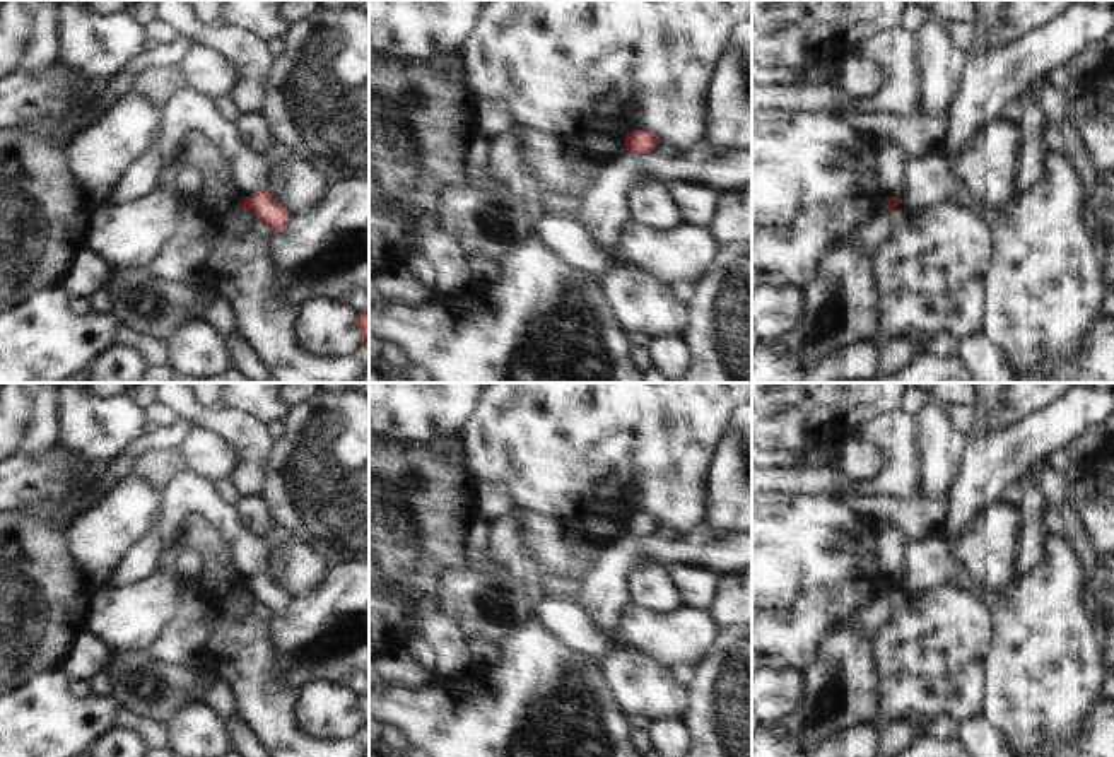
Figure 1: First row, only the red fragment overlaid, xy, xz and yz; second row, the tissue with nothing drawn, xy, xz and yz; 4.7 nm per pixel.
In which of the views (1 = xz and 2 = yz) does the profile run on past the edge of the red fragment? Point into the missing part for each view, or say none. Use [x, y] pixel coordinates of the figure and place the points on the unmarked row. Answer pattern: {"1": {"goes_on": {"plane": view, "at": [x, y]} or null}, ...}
{"1": {"goes_on": null}, "2": {"goes_on": {"plane": "yz", "at": [892, 544]}}}

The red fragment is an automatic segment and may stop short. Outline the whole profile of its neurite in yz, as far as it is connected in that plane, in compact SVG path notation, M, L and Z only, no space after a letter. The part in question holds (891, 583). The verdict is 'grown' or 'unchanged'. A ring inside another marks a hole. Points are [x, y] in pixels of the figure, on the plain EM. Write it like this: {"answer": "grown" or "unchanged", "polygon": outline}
{"answer": "grown", "polygon": "M880 523L880 543L878 543L878 564L887 578L885 591L897 590L902 586L902 579L906 576L906 547L907 542L904 535L883 523Z"}

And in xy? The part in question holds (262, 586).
{"answer": "grown", "polygon": "M188 468L179 470L164 487L161 492L161 504L159 504L159 519L155 525L149 530L147 535L140 537L137 542L133 542L125 554L121 555L120 562L116 564L114 571L111 572L108 584L114 590L132 586L145 578L149 578L152 572L157 571L157 562L161 557L161 550L176 538L178 526L181 523L181 518L186 514L198 514L203 518L212 530L217 531L217 535L229 545L229 554L232 559L232 566L236 572L243 578L241 590L244 593L249 593L258 603L261 603L270 613L273 615L284 615L290 596L267 574L267 547L263 538L253 535L248 531L234 509L234 506L226 504L214 484Z"}

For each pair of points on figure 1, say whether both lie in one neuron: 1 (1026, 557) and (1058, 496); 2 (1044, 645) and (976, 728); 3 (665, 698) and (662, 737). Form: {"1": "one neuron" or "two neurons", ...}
{"1": "two neurons", "2": "two neurons", "3": "two neurons"}

